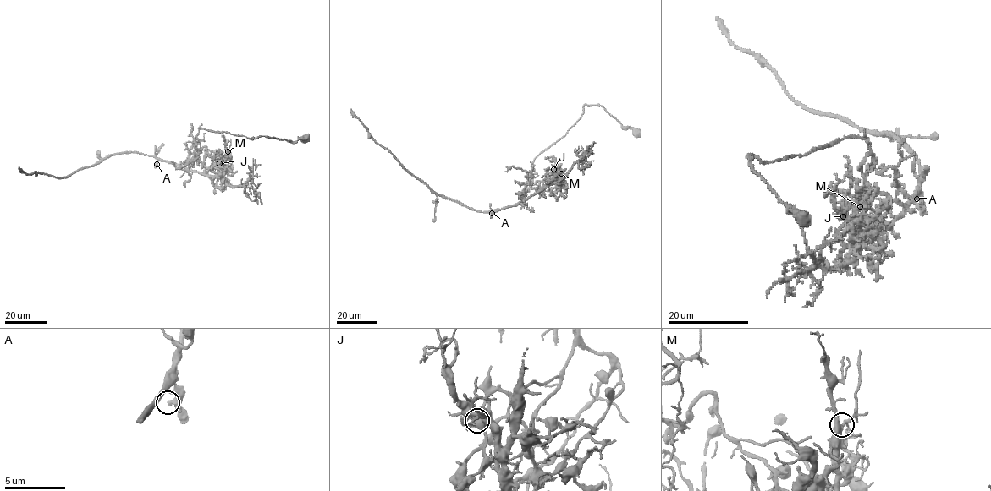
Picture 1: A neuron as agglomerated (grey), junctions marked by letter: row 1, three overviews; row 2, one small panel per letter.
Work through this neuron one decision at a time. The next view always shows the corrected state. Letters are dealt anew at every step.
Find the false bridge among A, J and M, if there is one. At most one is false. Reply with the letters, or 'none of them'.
J

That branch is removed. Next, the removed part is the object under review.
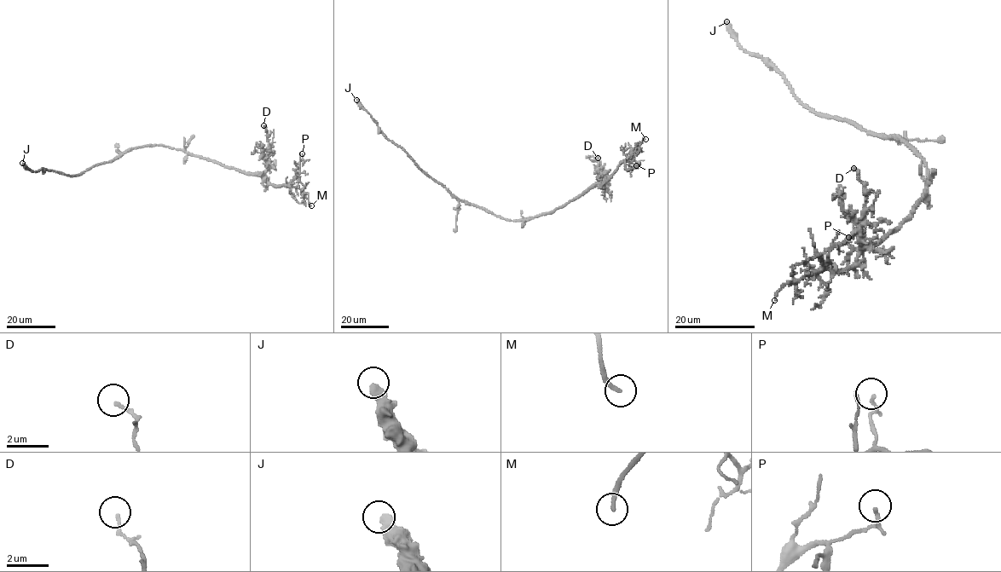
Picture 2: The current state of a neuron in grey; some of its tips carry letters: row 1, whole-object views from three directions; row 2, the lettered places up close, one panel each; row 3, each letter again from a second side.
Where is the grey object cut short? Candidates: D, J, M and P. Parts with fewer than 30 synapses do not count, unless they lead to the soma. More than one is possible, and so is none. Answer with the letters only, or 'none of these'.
M

